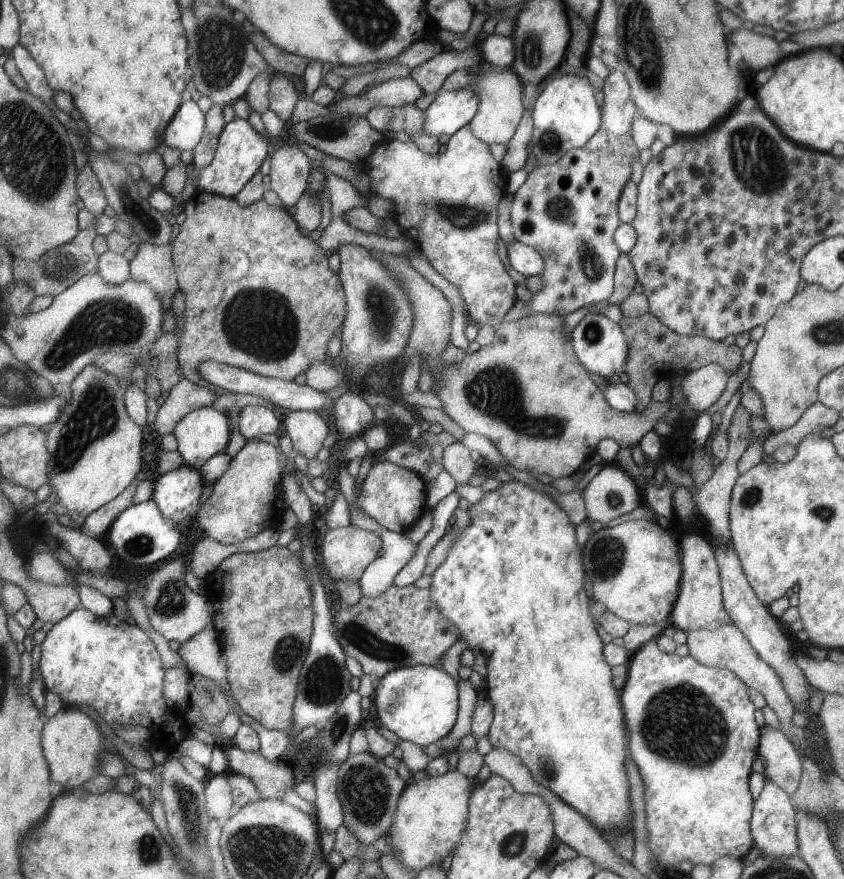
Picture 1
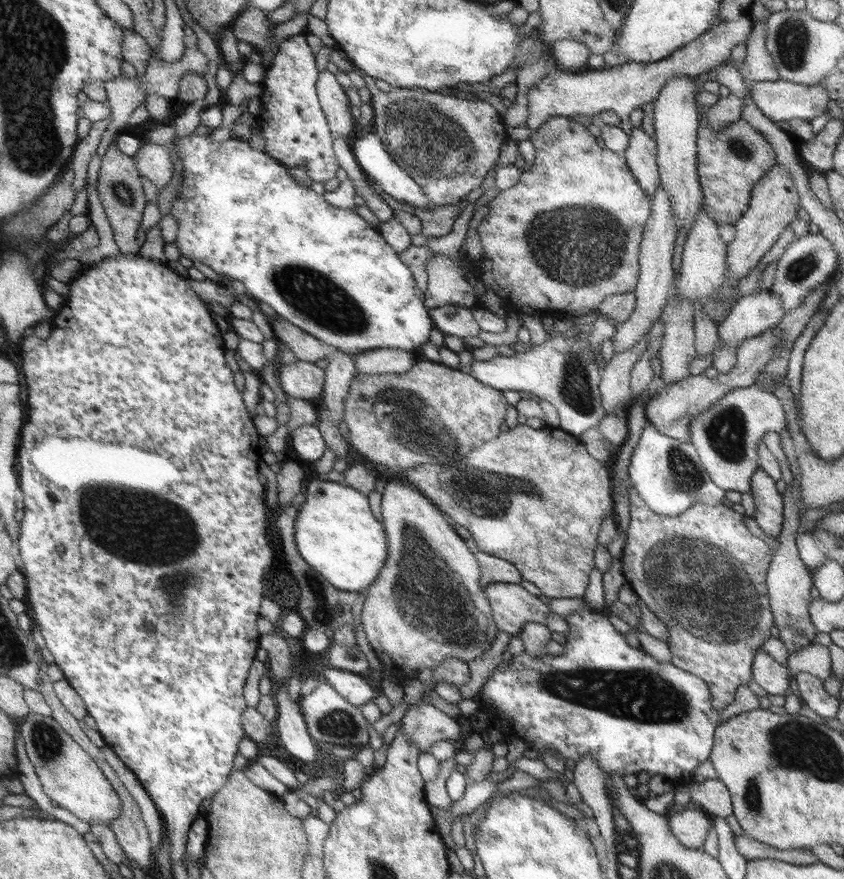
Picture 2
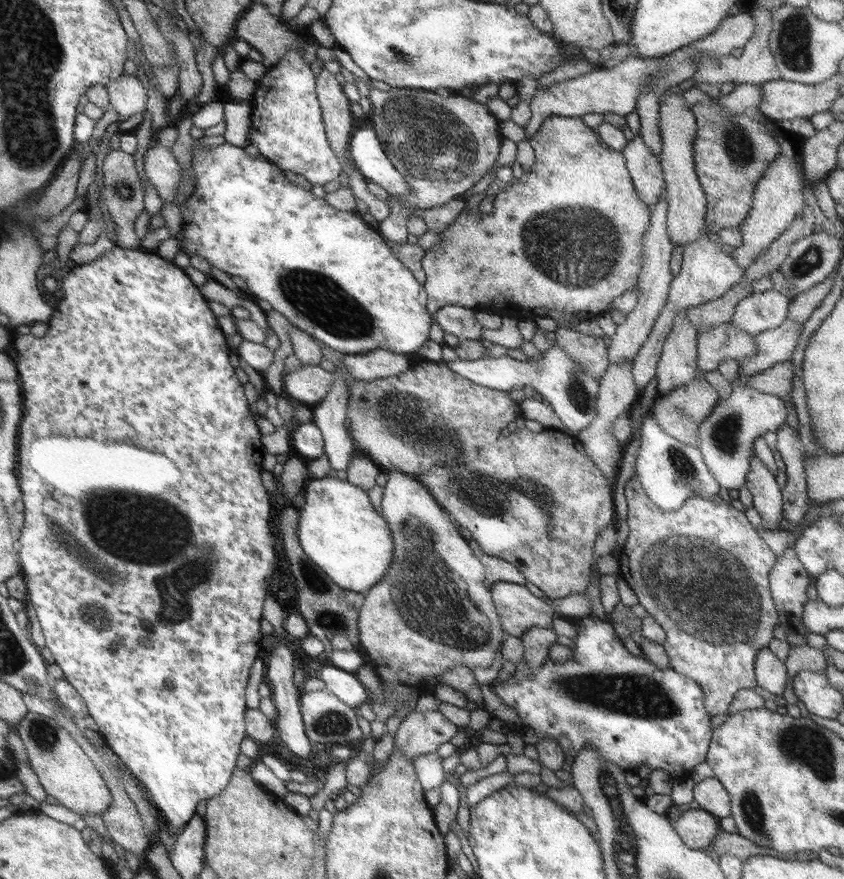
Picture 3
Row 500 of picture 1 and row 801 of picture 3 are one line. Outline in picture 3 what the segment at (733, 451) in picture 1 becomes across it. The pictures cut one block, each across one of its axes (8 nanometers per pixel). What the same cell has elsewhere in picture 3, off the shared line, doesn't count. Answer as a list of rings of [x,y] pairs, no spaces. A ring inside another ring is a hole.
[[[716,777],[705,778],[694,787],[694,800],[700,808],[721,819],[731,815],[731,800]]]

